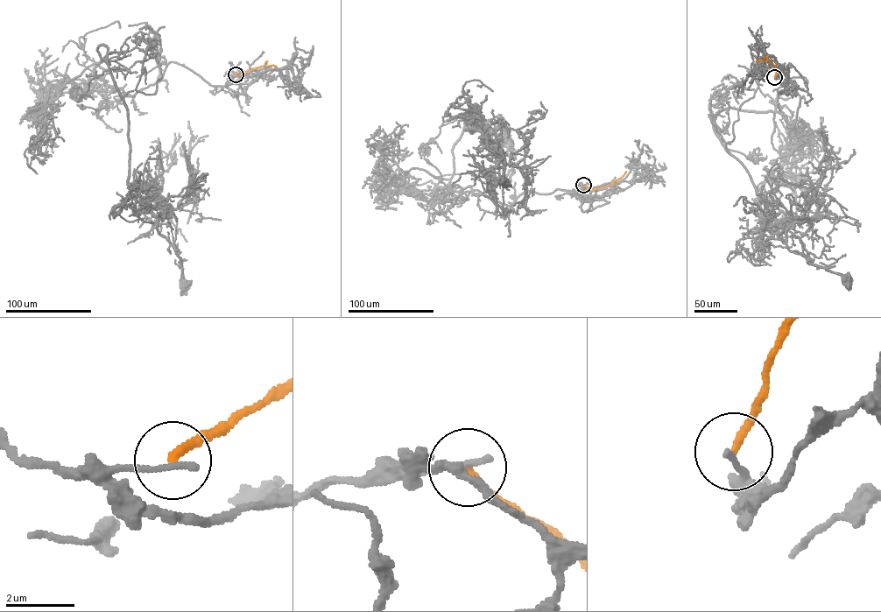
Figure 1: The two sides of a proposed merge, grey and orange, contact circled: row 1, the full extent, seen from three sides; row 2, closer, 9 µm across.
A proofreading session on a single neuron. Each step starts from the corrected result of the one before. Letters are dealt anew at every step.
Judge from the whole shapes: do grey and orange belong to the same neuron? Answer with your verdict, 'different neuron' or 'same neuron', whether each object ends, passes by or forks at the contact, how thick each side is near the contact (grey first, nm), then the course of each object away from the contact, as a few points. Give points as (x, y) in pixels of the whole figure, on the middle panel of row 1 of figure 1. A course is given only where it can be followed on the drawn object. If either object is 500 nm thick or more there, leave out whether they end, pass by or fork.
different neuron; grey ends; orange ends; calibres 200 and 240 nm; course grey (583, 185), (525, 192), (509, 206), (468, 186), (445, 188), (462, 116), (503, 156), (503, 180); course orange (583, 185), (588, 190), (601, 187), (621, 178), (626, 171)

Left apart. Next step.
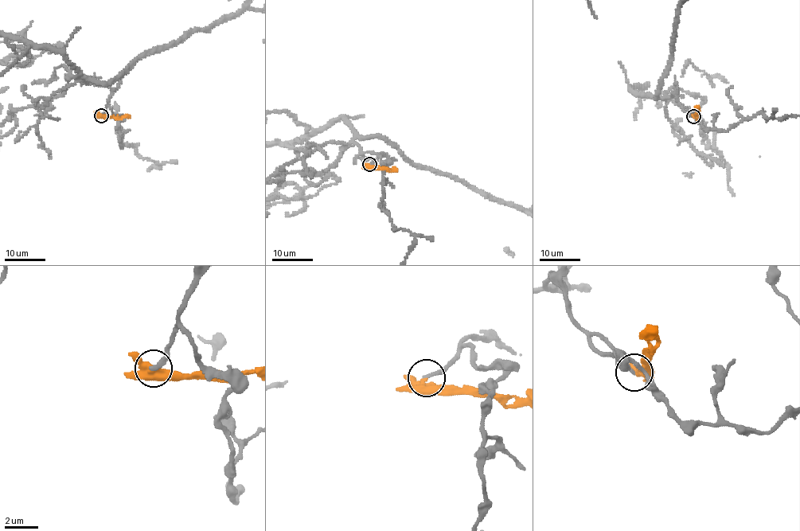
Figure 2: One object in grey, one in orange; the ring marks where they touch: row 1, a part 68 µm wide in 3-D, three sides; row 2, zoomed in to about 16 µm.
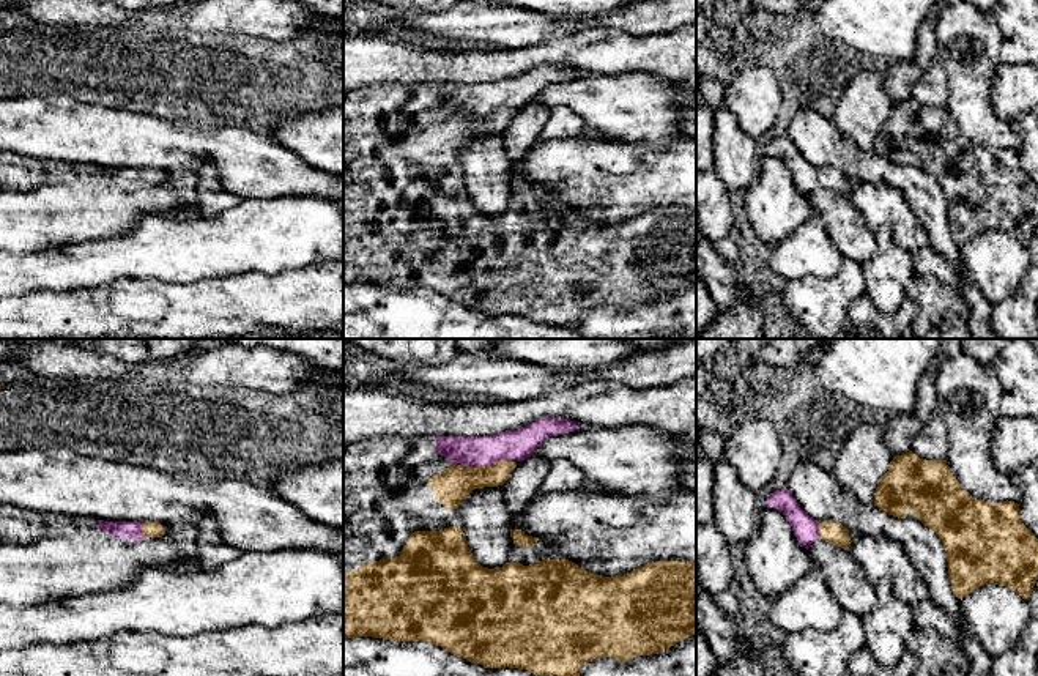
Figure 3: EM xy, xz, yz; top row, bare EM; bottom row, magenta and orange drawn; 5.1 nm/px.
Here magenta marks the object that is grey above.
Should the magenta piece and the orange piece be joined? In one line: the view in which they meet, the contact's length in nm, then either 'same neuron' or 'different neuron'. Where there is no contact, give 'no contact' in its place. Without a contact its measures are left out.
xz | 220 nm | same neuron

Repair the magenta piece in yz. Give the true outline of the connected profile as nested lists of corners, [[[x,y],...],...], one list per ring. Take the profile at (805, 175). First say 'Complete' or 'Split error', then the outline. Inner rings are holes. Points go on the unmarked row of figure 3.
Split error. [[[788,136],[770,140],[766,151],[778,156],[788,165],[802,194],[810,195],[813,189],[822,186],[849,197],[852,191],[849,176],[838,169],[814,167],[800,154]]]

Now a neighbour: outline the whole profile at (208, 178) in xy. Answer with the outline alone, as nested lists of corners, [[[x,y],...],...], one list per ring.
[[[211,165],[202,169],[197,188],[200,216],[205,219],[213,219],[241,202],[238,195],[222,189],[217,170]]]

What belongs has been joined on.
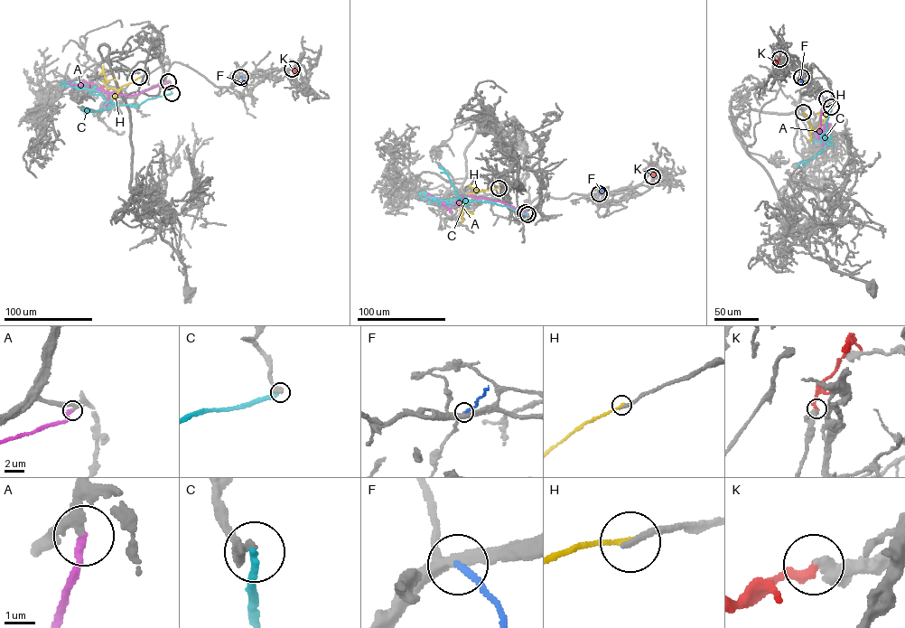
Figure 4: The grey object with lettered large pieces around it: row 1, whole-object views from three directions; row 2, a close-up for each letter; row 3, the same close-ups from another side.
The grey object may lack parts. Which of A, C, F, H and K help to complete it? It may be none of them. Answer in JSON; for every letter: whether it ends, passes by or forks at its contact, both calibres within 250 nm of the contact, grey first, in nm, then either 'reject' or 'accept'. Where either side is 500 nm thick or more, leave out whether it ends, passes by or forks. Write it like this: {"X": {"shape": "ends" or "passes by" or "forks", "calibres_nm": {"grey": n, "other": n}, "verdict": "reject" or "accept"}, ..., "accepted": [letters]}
{"A": {"shape": "ends", "calibres_nm": {"grey": 260, "other": 280}, "verdict": "reject"}, "C": {"shape": "ends", "calibres_nm": {"grey": 380, "other": 240}, "verdict": "reject"}, "F": {"shape": "ends", "calibres_nm": {"grey": 320, "other": 180}, "verdict": "reject"}, "H": {"shape": "ends", "calibres_nm": {"grey": 240, "other": 190}, "verdict": "reject"}, "K": {"shape": "ends", "calibres_nm": {"grey": 360, "other": 320}, "verdict": "accept"}, "accepted": ["K"]}

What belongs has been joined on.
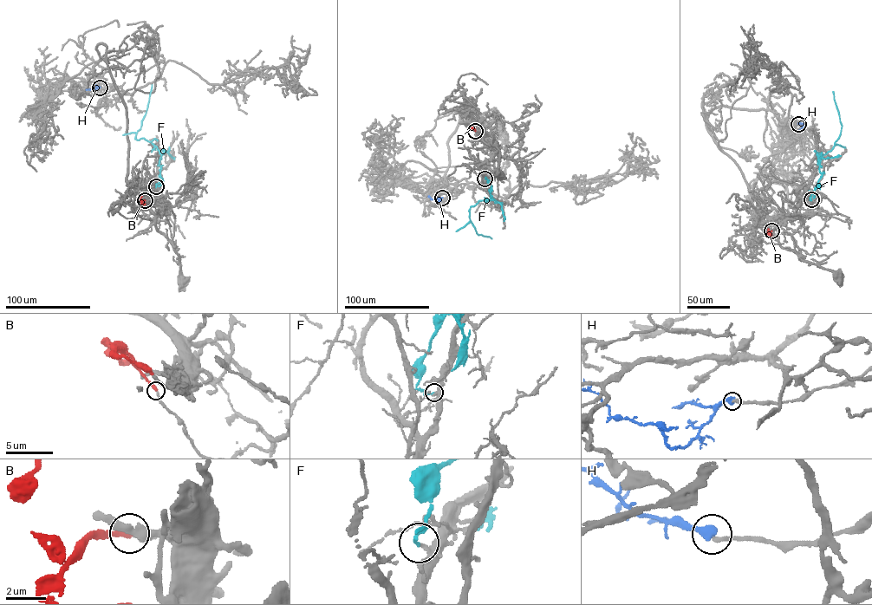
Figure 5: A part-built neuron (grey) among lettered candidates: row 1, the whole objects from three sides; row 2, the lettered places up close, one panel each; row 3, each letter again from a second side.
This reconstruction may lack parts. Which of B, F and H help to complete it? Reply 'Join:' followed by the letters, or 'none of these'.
Join: B

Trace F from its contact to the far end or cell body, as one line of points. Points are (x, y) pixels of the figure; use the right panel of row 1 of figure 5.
F: (811, 199), (810, 198), (822, 174), (816, 153), (823, 155), (831, 150), (840, 133), (842, 125), (833, 91)

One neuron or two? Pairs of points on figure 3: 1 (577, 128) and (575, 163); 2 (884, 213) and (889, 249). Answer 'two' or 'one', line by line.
1: two
2: two

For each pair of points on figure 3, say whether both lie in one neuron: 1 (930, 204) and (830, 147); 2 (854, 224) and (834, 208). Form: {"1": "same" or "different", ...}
{"1": "same", "2": "same"}

